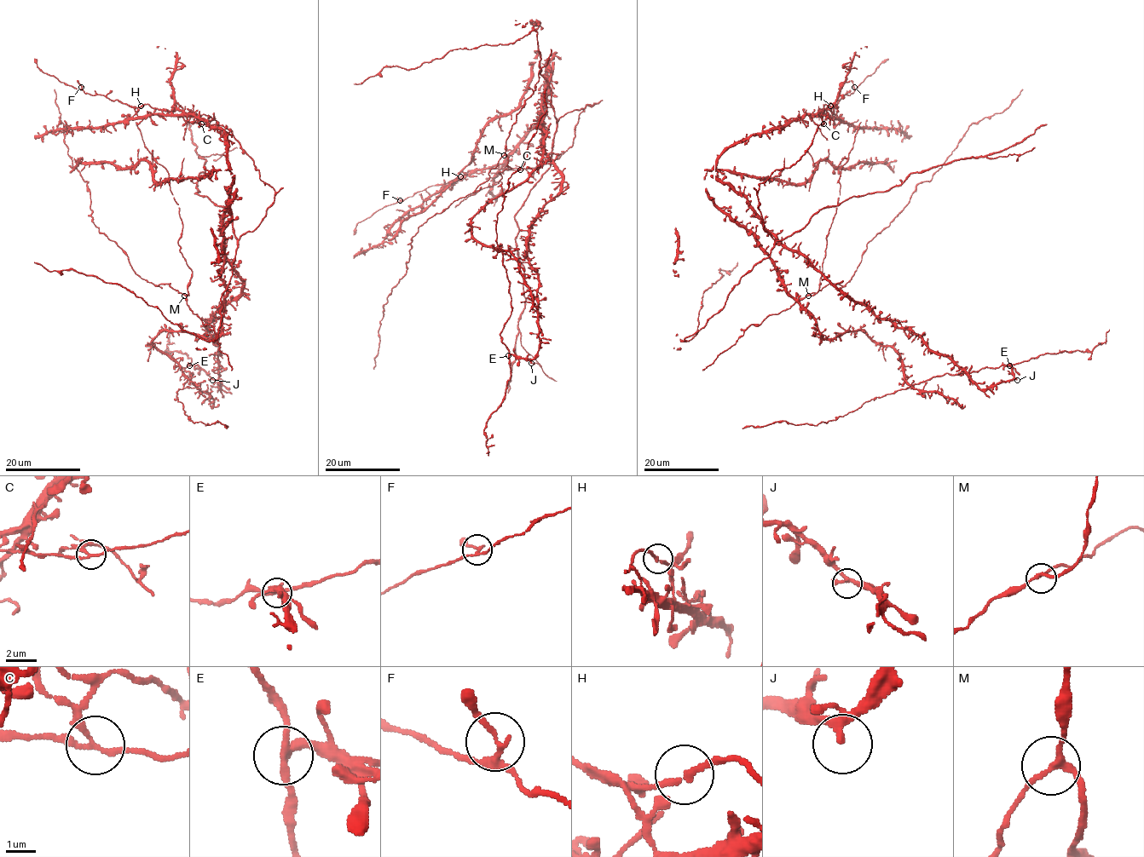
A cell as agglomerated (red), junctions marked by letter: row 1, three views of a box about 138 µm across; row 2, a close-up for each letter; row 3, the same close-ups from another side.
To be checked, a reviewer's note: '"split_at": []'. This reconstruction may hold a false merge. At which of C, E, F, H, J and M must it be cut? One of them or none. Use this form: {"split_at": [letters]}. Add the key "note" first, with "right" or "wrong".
{"note": "wrong", "split_at": ["C"]}

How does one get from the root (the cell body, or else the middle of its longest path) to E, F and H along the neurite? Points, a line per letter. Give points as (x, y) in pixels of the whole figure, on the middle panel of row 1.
E: (541, 123), (541, 149), (563, 186), (531, 223), (528, 244), (539, 279), (540, 346), (530, 359), (508, 355)
F: (541, 123), (540, 105), (549, 91), (553, 70), (548, 62), (546, 113), (501, 163), (469, 169), (400, 200)
H: (541, 123), (540, 105), (549, 91), (553, 70), (548, 62), (541, 119), (501, 163), (469, 169), (460, 176)

